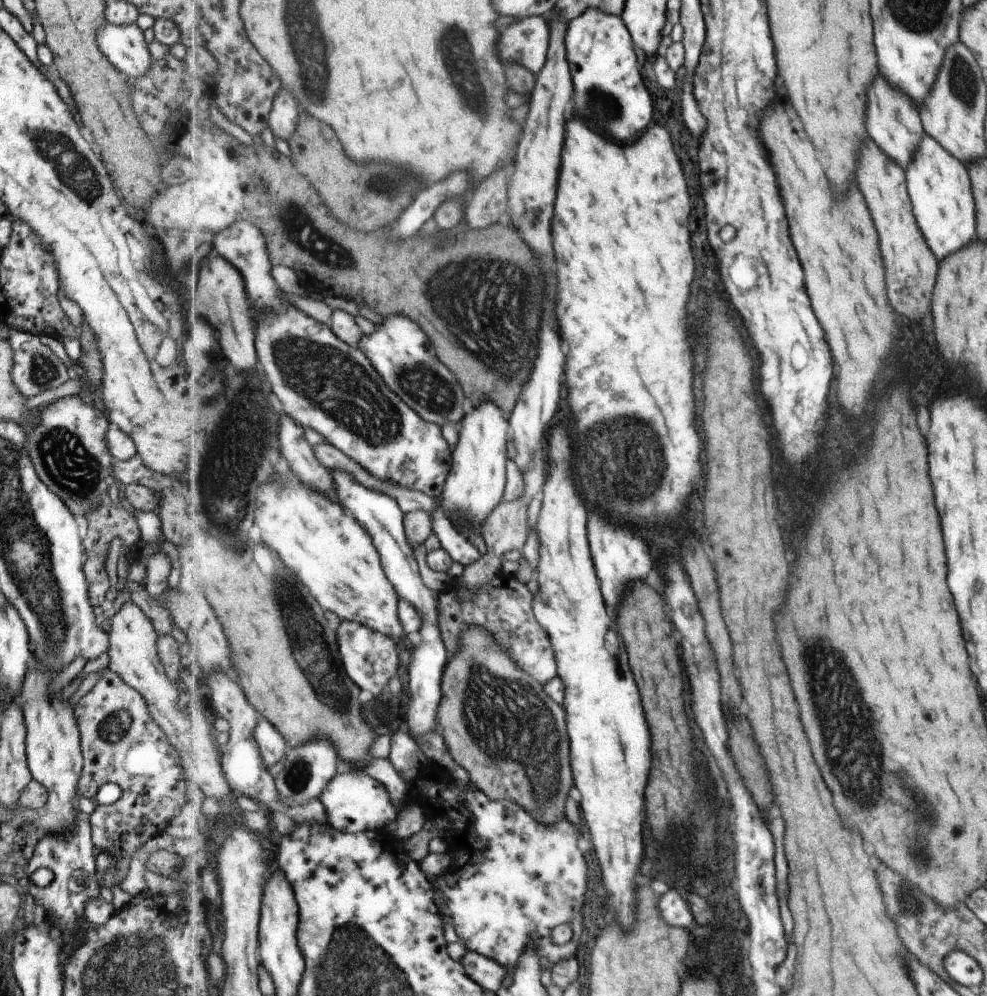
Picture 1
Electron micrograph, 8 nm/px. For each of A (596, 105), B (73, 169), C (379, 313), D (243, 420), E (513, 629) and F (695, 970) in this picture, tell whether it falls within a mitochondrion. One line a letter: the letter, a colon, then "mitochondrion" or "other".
A: mitochondrion
B: mitochondrion
C: other
D: mitochondrion
E: mitochondrion
F: other

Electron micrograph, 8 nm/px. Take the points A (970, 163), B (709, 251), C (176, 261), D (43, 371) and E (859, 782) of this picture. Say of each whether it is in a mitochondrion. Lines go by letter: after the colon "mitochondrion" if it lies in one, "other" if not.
A: other
B: other
C: mitochondrion
D: mitochondrion
E: mitochondrion

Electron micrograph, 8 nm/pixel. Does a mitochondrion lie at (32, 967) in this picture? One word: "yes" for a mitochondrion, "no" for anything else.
no

